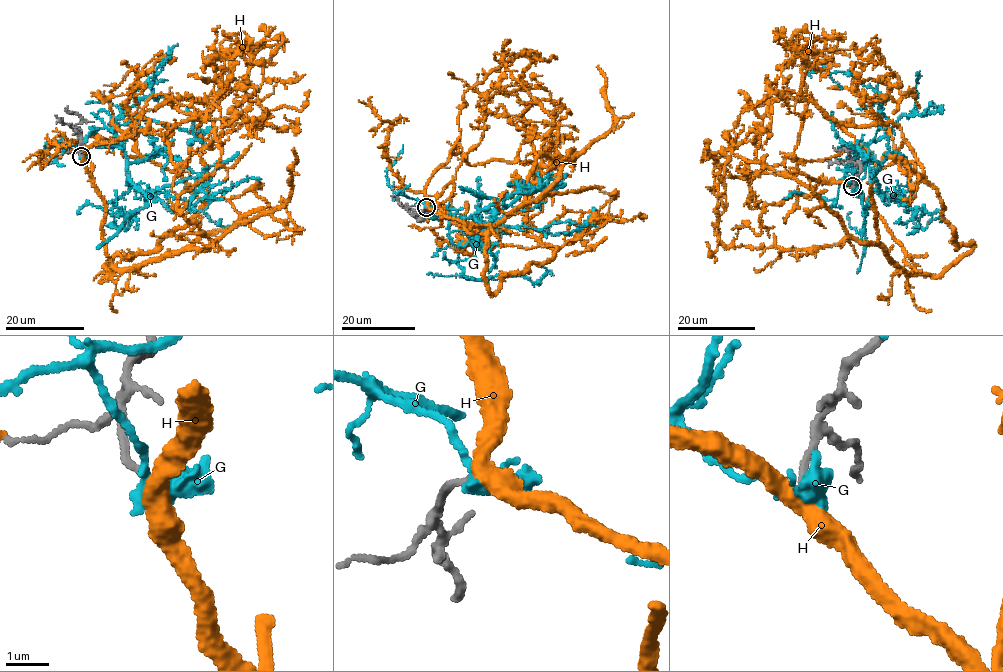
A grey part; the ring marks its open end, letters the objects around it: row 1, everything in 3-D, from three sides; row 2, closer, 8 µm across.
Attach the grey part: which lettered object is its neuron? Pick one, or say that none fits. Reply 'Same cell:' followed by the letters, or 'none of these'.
Same cell: H

